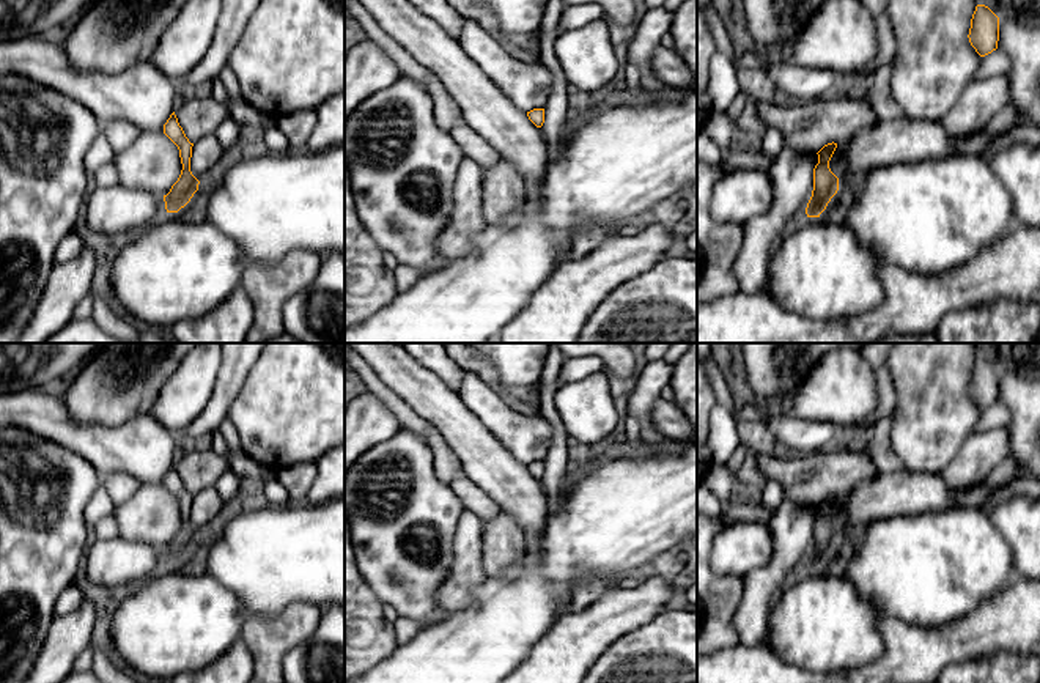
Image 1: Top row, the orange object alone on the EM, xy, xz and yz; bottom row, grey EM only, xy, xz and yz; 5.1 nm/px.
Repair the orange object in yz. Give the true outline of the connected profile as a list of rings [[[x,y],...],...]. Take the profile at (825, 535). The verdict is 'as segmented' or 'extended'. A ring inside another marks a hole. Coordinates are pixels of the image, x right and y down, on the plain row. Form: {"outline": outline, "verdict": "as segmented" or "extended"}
{"outline": [[[837,496],[824,497],[818,507],[818,516],[813,521],[813,543],[807,556],[807,570],[820,570],[831,551],[839,543],[839,530],[831,524],[829,513],[837,500]]], "verdict": "as segmented"}

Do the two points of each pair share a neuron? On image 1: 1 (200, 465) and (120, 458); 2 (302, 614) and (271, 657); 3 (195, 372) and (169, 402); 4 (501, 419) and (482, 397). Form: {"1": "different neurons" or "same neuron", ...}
{"1": "different neurons", "2": "same neuron", "3": "same neuron", "4": "same neuron"}

